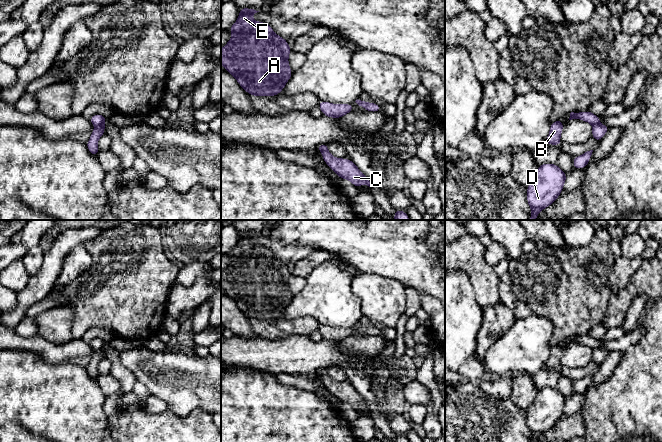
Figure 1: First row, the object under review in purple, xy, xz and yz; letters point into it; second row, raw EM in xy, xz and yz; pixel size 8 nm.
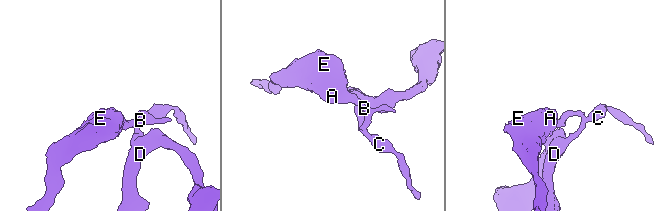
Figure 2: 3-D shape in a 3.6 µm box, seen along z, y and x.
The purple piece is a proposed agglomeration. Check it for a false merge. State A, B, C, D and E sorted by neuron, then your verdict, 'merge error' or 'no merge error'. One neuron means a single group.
A B E / C D; merge error

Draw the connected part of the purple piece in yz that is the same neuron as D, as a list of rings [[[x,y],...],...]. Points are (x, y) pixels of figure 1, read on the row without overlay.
[[[545,387],[539,390],[527,410],[527,426],[532,434],[529,442],[537,442],[540,435],[557,424],[567,401],[556,388]]]

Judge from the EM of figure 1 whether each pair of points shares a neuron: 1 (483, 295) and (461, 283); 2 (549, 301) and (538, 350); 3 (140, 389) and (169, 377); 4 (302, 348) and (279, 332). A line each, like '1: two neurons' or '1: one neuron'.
1: two neurons
2: two neurons
3: two neurons
4: two neurons

